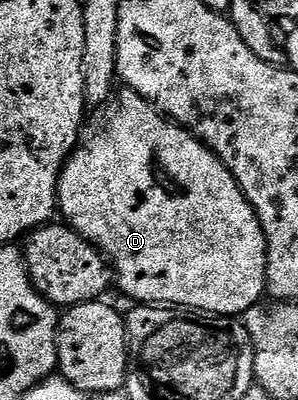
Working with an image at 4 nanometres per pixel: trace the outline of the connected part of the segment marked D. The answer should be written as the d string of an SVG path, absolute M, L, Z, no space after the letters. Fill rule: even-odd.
M123 89L121 93L122 99L119 100L114 115L107 120L106 127L99 134L92 135L87 142L85 139L75 149L58 178L58 210L66 217L63 218L65 225L102 251L116 275L116 286L128 297L135 298L135 303L189 308L206 316L245 315L247 310L259 305L266 294L266 237L262 231L262 221L254 213L250 201L244 196L229 168L199 138L195 138L177 122L171 122L161 110L156 109L147 98L140 96L135 90Z

